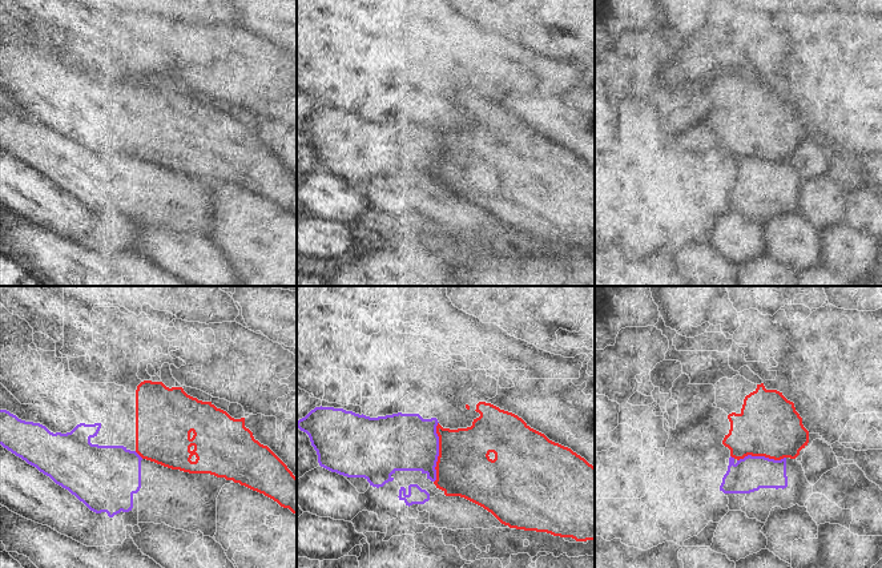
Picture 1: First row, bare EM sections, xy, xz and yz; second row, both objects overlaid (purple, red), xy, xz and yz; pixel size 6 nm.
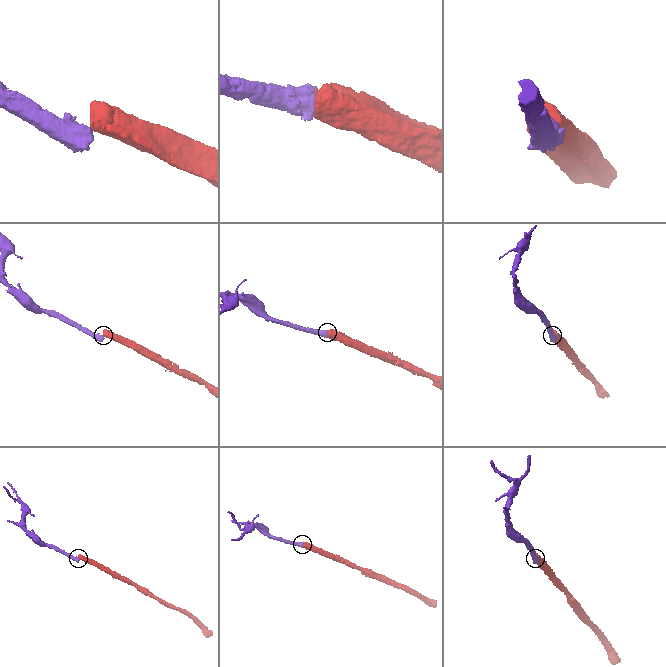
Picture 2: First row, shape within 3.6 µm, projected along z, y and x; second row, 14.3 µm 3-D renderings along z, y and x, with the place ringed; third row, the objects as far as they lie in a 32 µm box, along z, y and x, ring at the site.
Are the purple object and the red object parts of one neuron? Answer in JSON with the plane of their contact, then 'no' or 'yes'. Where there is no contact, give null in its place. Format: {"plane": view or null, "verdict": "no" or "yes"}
{"plane": "xz", "verdict": "no"}

